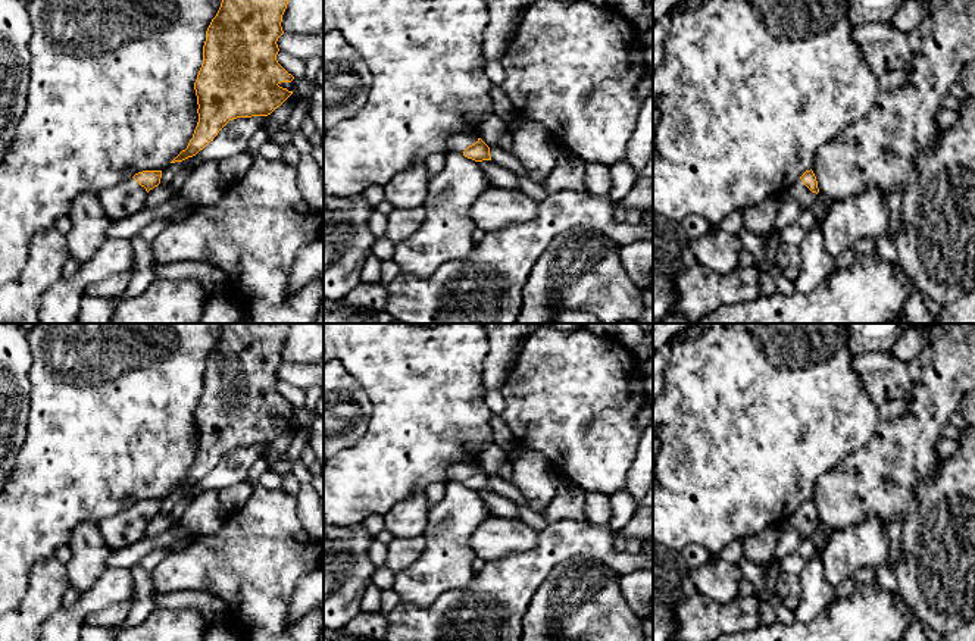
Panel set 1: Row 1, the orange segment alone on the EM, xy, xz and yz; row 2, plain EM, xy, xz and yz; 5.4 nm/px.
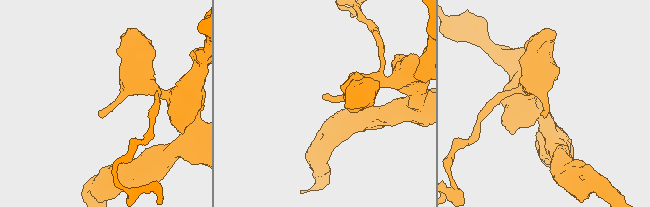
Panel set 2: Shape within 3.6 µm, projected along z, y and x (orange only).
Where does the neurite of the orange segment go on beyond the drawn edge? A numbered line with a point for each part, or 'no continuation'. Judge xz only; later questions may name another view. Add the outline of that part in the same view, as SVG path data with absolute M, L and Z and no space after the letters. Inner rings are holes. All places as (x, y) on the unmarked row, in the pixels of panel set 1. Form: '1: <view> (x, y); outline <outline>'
1: xz (459, 472); outline M454 463L446 475L446 482L450 481L456 481L456 482L462 482L472 473L475 473L478 470L478 465L476 463Z

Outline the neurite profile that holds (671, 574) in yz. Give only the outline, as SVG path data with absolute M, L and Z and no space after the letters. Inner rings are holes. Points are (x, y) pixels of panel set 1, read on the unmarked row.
M653 541L653 601L676 604L697 594L681 551Z

